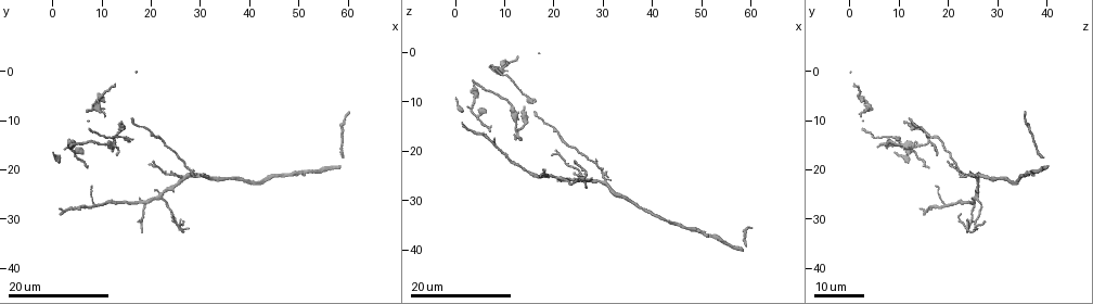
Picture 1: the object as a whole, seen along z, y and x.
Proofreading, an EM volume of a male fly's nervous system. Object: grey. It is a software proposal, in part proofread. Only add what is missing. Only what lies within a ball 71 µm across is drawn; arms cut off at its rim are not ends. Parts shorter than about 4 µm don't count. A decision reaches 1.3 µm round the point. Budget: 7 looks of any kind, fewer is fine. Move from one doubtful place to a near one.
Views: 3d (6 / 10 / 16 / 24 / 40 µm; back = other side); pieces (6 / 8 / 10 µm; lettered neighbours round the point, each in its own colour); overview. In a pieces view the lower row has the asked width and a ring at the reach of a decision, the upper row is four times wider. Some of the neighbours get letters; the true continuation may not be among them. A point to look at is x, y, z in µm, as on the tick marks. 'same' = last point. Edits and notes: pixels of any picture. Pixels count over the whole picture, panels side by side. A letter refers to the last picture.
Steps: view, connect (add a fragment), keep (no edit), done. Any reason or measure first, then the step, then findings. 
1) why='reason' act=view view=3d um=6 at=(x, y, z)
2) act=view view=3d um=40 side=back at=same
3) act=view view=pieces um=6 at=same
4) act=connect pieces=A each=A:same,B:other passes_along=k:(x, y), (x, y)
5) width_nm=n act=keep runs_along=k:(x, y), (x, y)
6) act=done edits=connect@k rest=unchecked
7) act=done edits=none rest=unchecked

why='tapers out' act=view view=3d um=16 at=(16.0, 10.0, 12.5)

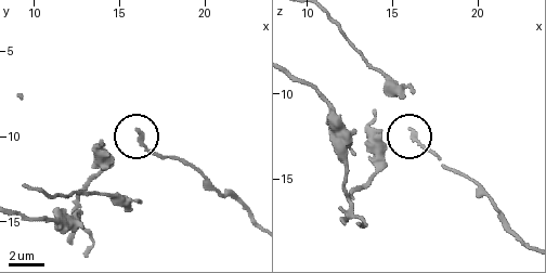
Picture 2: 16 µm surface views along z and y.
why='see the neighbours' act=view view=pieces um=10 at=(16.2, 9.8, 12.2)

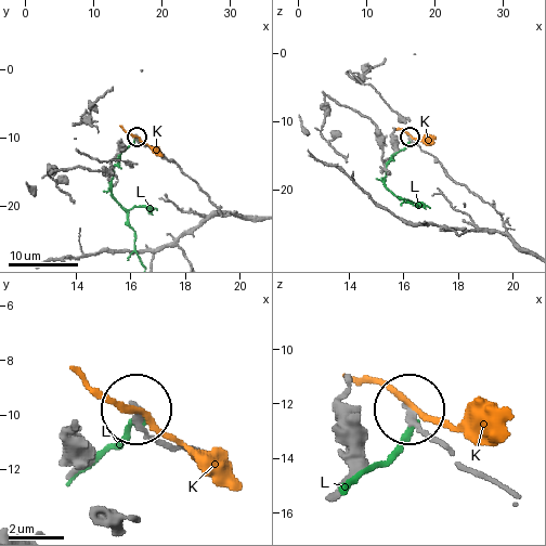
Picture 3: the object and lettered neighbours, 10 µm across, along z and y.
act=keep each=K:other,L:other runs_along=3:(486, 203), (454, 181), (410, 137) found='none of them fits'

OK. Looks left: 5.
why='branch stops here' act=view view=3d um=24 at=(13.5, 17.0, 17.5)

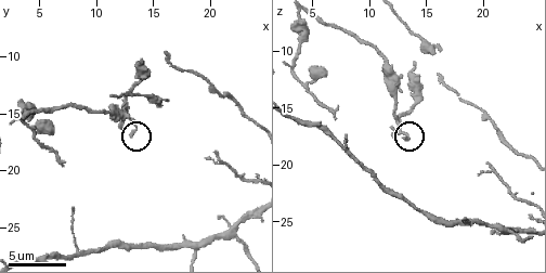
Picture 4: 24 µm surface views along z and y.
act=view view=pieces um=10 at=(13.2, 16.8, 17.8)

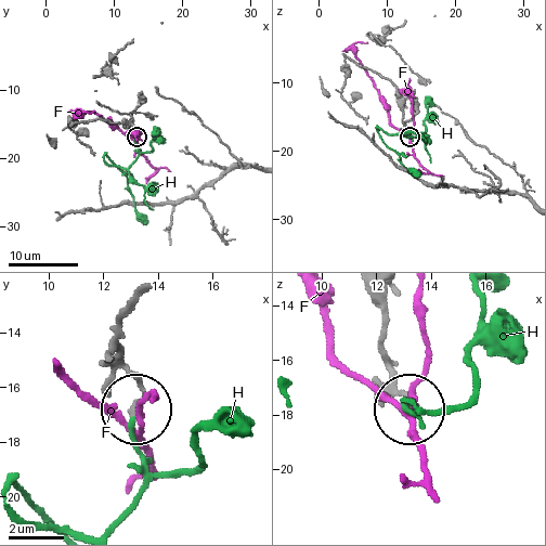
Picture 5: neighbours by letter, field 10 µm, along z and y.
act=keep each=F:other,H:other found='none of them fits'

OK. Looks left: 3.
why='tapers out' act=view view=pieces um=6 at=(19.8, 19.0, 20.6)

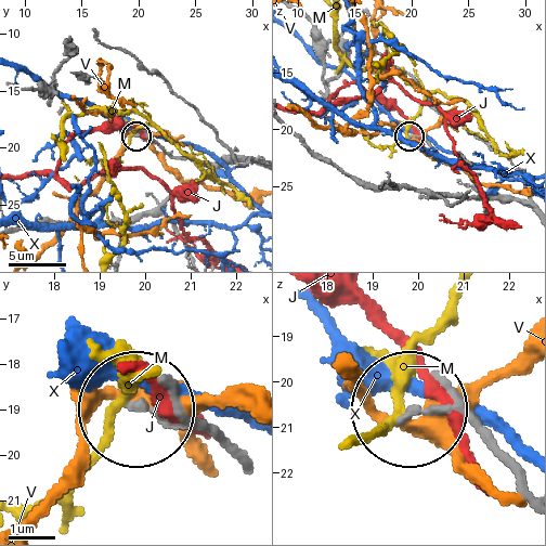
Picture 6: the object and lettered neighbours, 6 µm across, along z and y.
act=keep each=J:other,M:other,V:other,X:other runs_along=6:(510, 468), (452, 413), (408, 410) found='no lettered fragment goes on from it'

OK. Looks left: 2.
why='free end' act=view view=pieces um=6 at=(20.8, 24.2, 26.2)

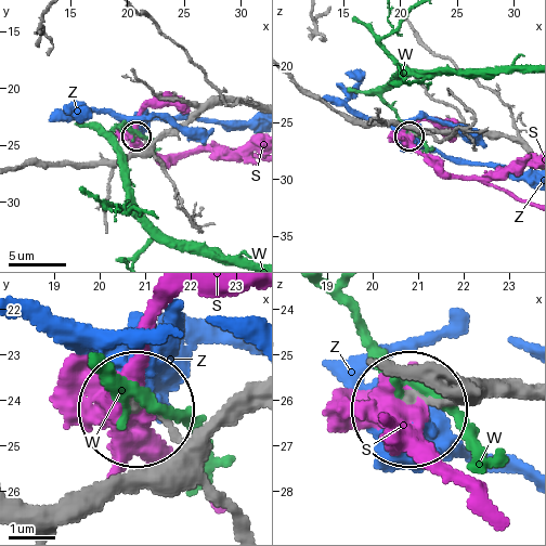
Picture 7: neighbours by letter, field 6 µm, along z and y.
width_nm=160 act=keep each=S:other,W:other,Z:other found='none of them fits'

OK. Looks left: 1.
act=done edits=none rest=unchecked

